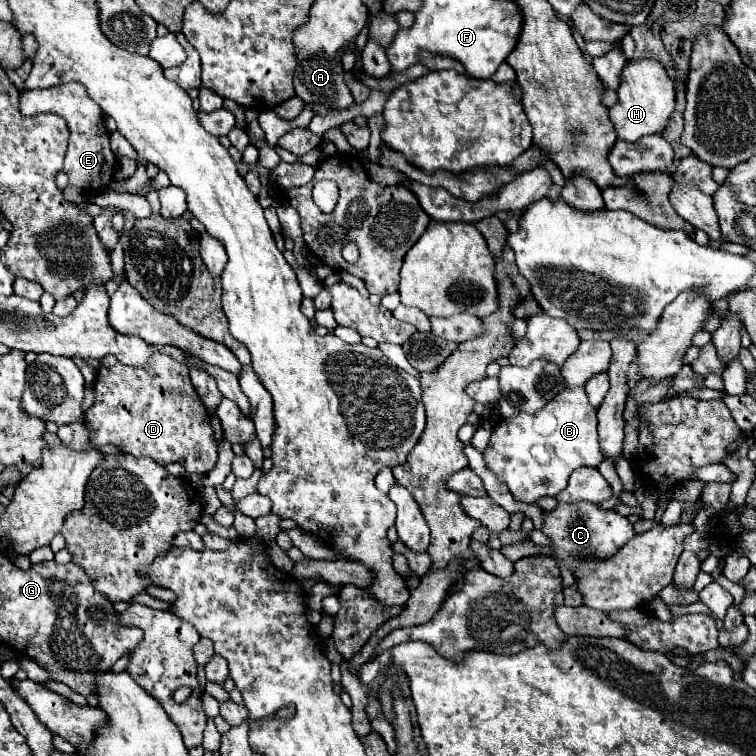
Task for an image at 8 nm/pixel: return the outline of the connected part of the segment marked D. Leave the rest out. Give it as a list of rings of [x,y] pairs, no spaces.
[[[161,352],[153,356],[153,368],[129,368],[117,364],[113,356],[107,356],[101,360],[101,364],[103,366],[99,368],[95,382],[95,404],[85,412],[85,424],[89,420],[87,426],[95,446],[101,448],[105,444],[115,444],[127,454],[149,456],[161,466],[181,462],[191,474],[207,474],[213,470],[217,464],[217,442],[213,438],[209,414],[205,412],[205,406],[189,380],[189,370],[185,364],[179,364]]]

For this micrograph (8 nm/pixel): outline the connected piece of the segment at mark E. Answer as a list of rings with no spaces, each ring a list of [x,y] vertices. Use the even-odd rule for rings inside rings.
[[[71,82],[71,84],[59,84],[59,86],[51,86],[51,88],[43,88],[43,90],[21,92],[21,114],[35,116],[41,112],[51,112],[51,114],[63,116],[71,130],[69,150],[65,154],[65,166],[63,166],[63,172],[69,178],[69,186],[81,188],[85,192],[109,188],[113,174],[117,170],[117,158],[109,146],[109,132],[103,126],[103,122],[105,122],[103,112],[89,98],[85,86]]]

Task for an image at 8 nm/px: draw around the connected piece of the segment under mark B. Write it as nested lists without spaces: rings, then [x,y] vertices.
[[[569,388],[559,392],[551,402],[547,402],[539,412],[527,414],[521,412],[517,416],[505,418],[495,426],[489,446],[485,448],[483,456],[487,466],[509,486],[515,500],[533,504],[541,496],[557,496],[565,486],[575,468],[581,466],[599,466],[603,456],[597,442],[597,416],[595,408],[587,402],[585,388]]]

